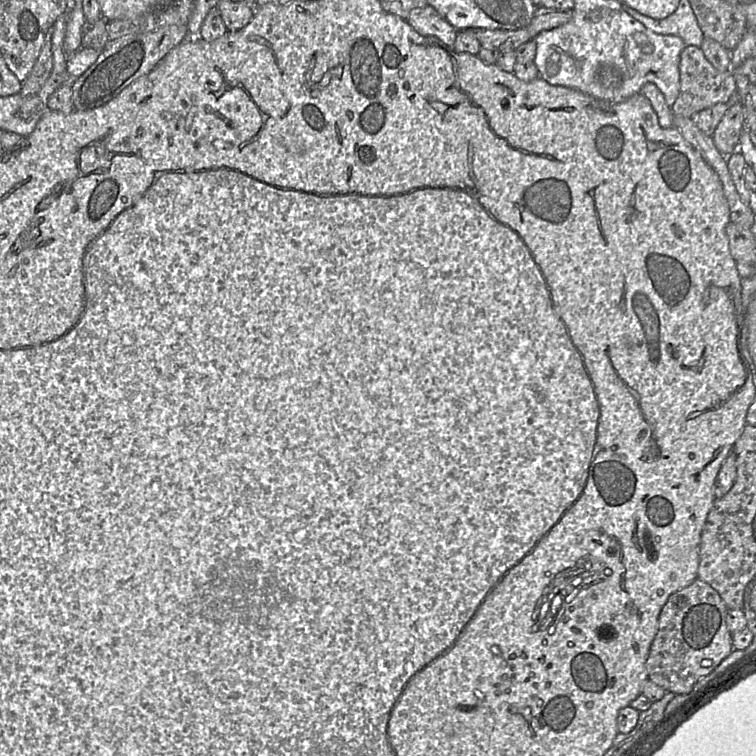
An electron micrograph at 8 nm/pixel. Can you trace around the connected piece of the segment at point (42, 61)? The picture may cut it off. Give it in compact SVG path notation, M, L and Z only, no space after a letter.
M53 27L47 31L40 55L38 56L30 75L22 83L20 94L23 97L31 97L38 93L52 72L52 33Z

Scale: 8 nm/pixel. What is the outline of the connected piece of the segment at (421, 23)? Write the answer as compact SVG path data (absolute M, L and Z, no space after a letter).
M430 5L413 9L406 21L420 35L436 37L450 48L453 47L458 31Z

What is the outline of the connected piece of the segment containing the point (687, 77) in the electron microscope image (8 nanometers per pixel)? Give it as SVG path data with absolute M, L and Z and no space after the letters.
M687 46L680 55L680 90L671 106L674 116L692 118L692 116L718 103L727 103L737 91L736 80L732 70L720 72L706 59L701 47Z

